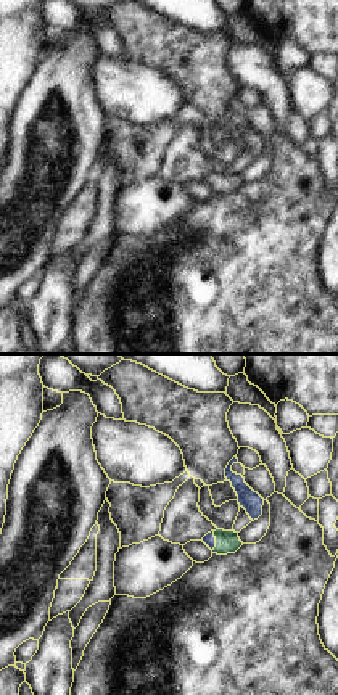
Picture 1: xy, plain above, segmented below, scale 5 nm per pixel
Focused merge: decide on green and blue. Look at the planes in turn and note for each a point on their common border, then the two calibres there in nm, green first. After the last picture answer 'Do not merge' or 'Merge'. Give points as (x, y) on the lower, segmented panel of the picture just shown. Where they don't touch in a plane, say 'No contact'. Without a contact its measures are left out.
Touches green at (216, 541). Thickness 110 nm (green) against 60 nm.

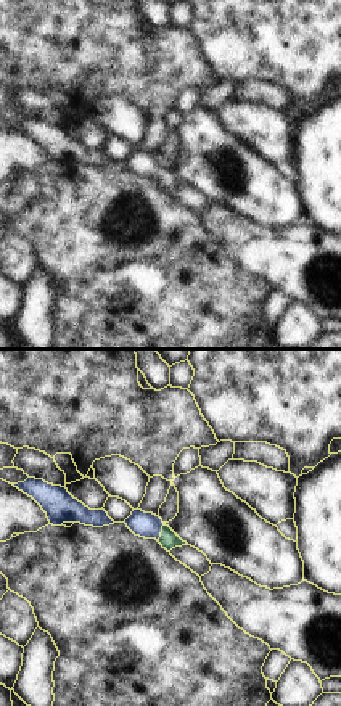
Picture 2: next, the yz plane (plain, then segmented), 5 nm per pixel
Touches green at (161, 533). Thickness 90 nm (green) against 130 nm.

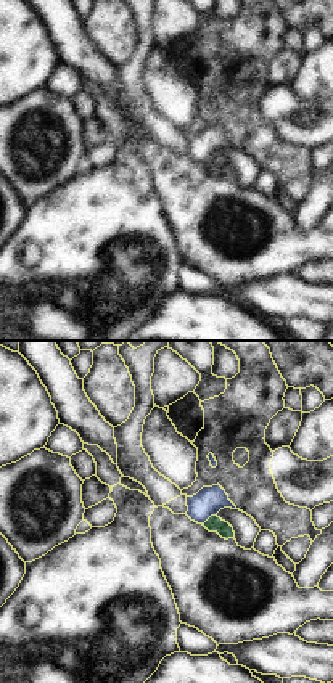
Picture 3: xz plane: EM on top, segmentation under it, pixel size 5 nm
Touches green at (209, 518). Thickness 80 nm (green) against 150 nm.

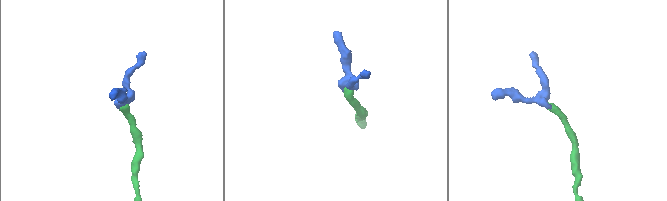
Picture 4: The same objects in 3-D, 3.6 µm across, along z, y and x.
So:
Merge.

